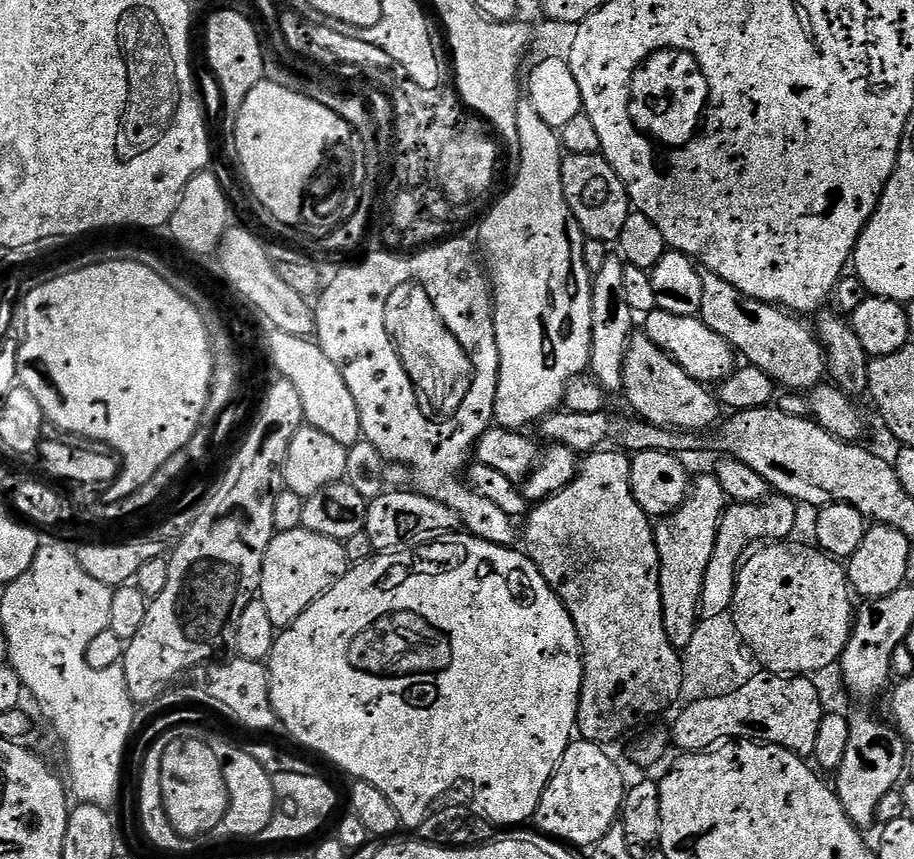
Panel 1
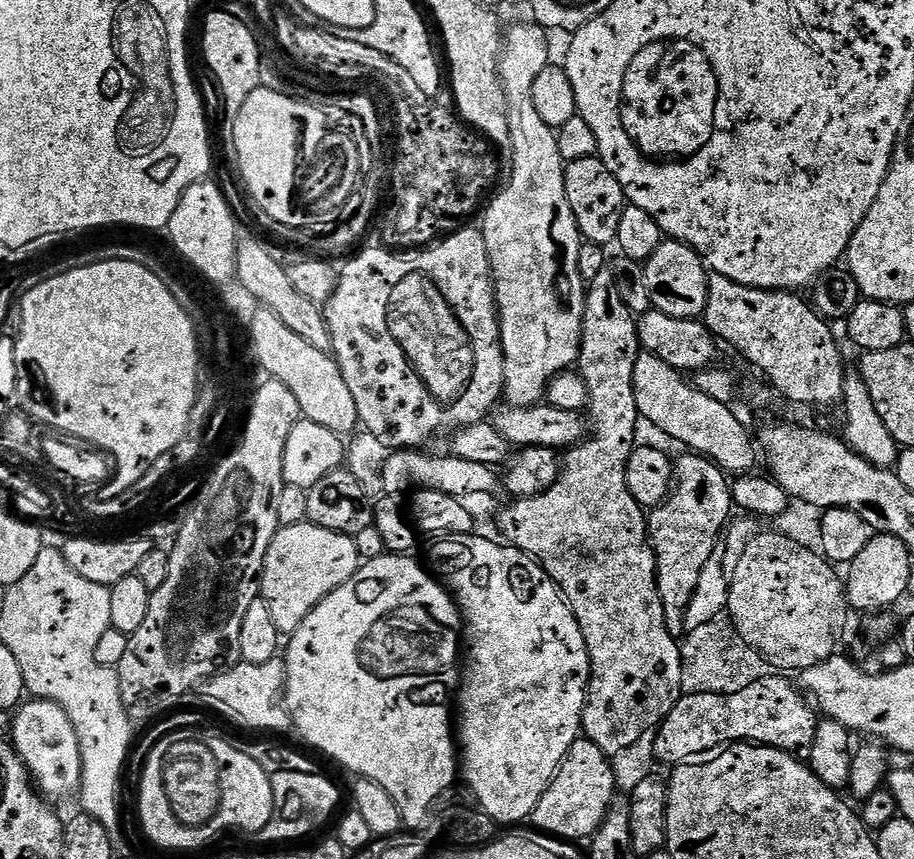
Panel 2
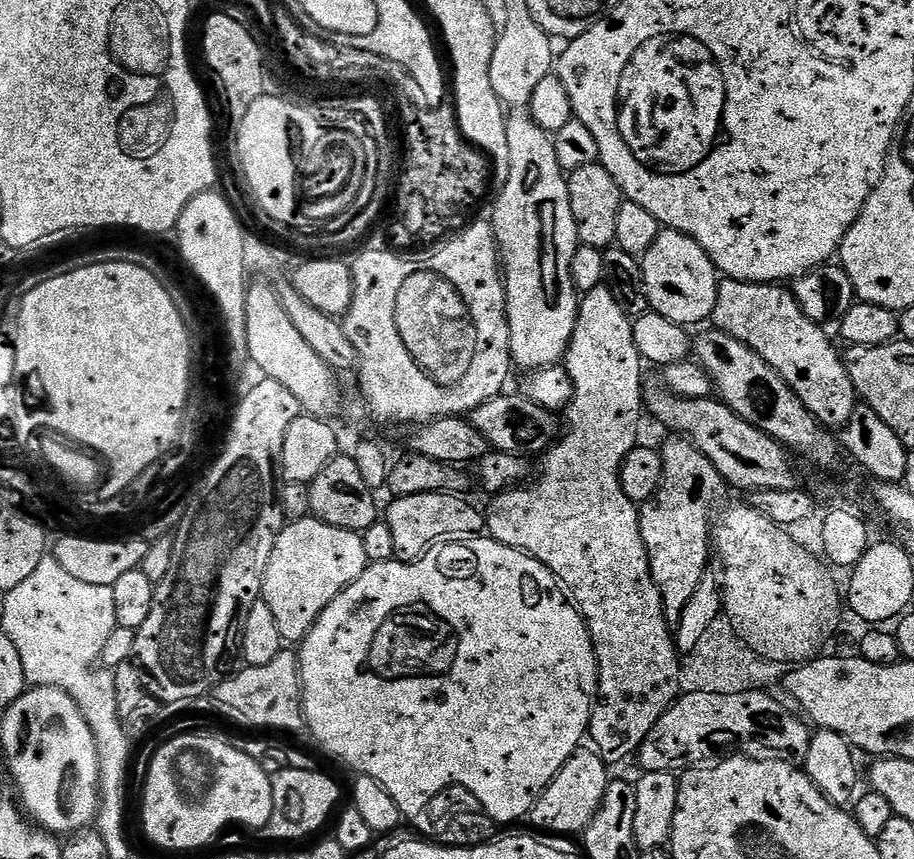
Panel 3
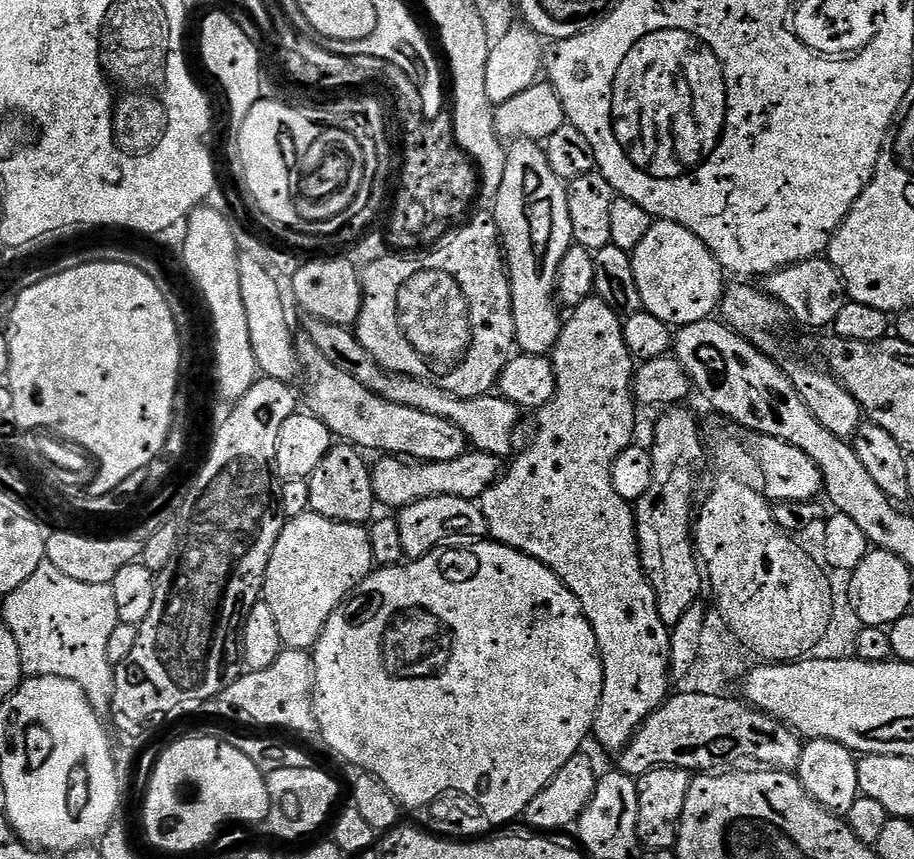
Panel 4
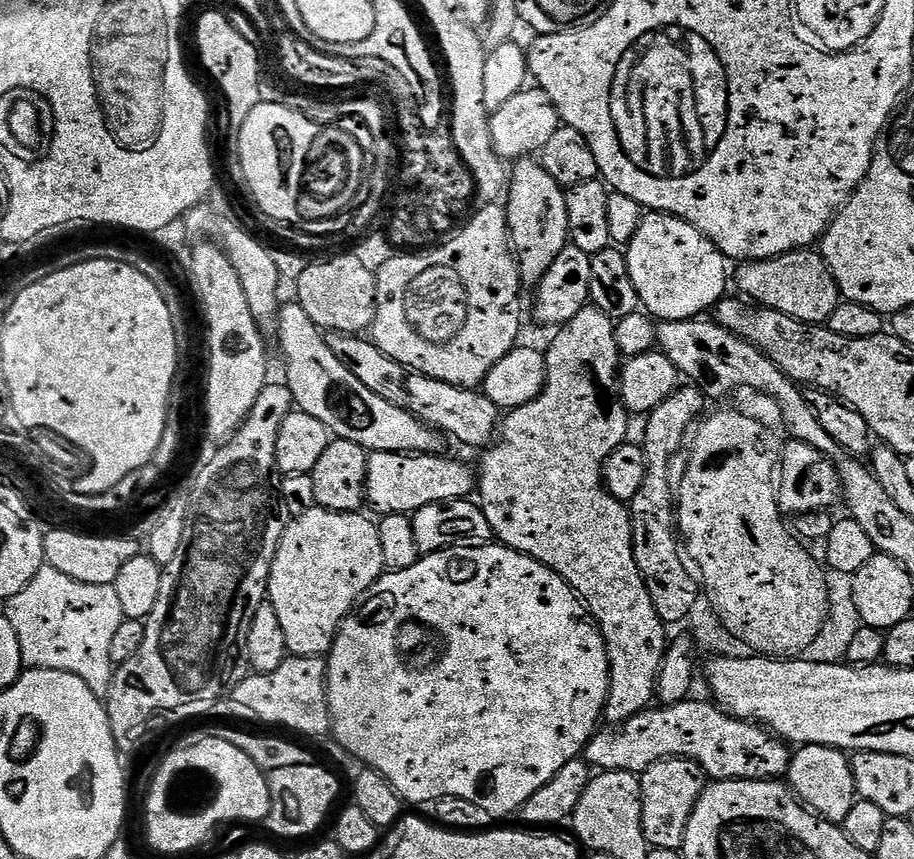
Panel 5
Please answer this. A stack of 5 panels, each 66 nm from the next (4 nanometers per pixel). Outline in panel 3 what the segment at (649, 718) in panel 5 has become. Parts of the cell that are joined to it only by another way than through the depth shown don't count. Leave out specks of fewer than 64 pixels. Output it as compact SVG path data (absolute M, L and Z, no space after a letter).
M768 690L740 694L683 693L666 714L658 718L654 730L650 730L642 742L638 753L641 769L683 774L689 768L703 768L717 758L739 753L743 740L761 744L772 751L769 753L783 754L796 762L804 761L812 741L809 725L795 711L787 712L783 702L775 700L771 694Z

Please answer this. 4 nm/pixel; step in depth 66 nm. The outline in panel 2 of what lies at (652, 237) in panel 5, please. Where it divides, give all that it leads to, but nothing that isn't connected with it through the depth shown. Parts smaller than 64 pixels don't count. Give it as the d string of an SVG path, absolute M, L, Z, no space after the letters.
M668 238L654 250L649 260L643 261L646 274L646 290L650 290L652 307L670 318L695 320L703 317L706 310L709 269L704 259L693 248L682 242Z

